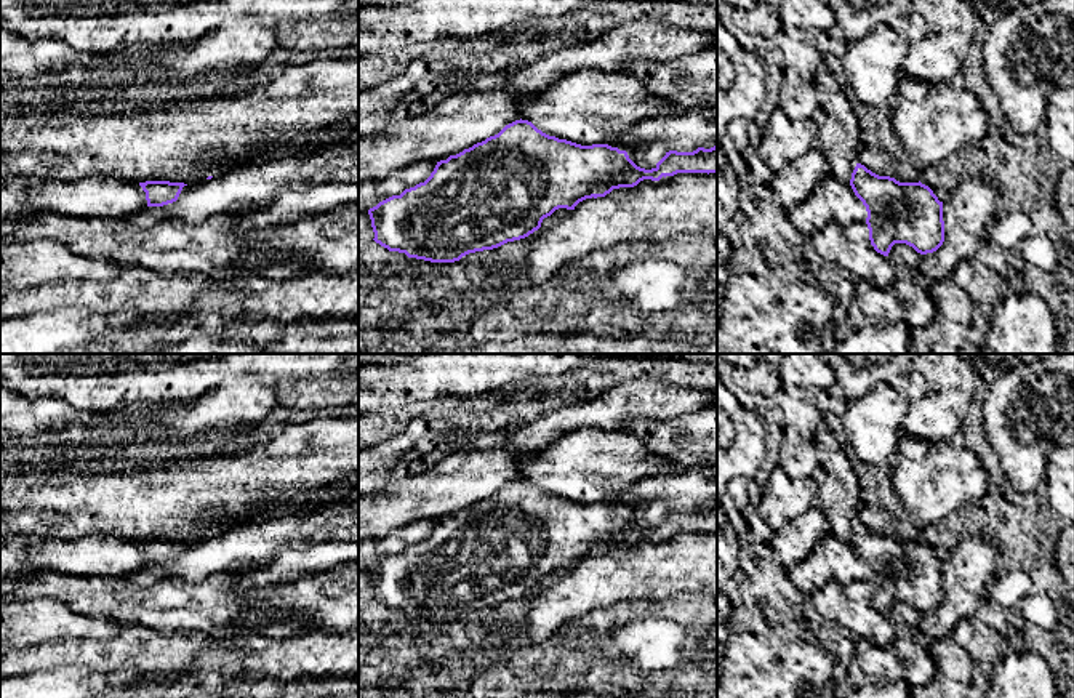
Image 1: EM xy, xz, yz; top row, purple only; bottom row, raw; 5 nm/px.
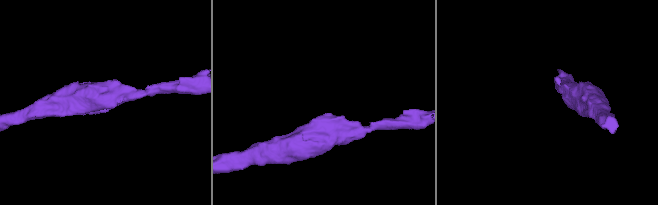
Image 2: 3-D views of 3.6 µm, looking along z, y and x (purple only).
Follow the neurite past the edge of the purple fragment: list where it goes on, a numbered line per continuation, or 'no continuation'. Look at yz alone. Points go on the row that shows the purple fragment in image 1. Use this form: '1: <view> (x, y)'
no continuation

